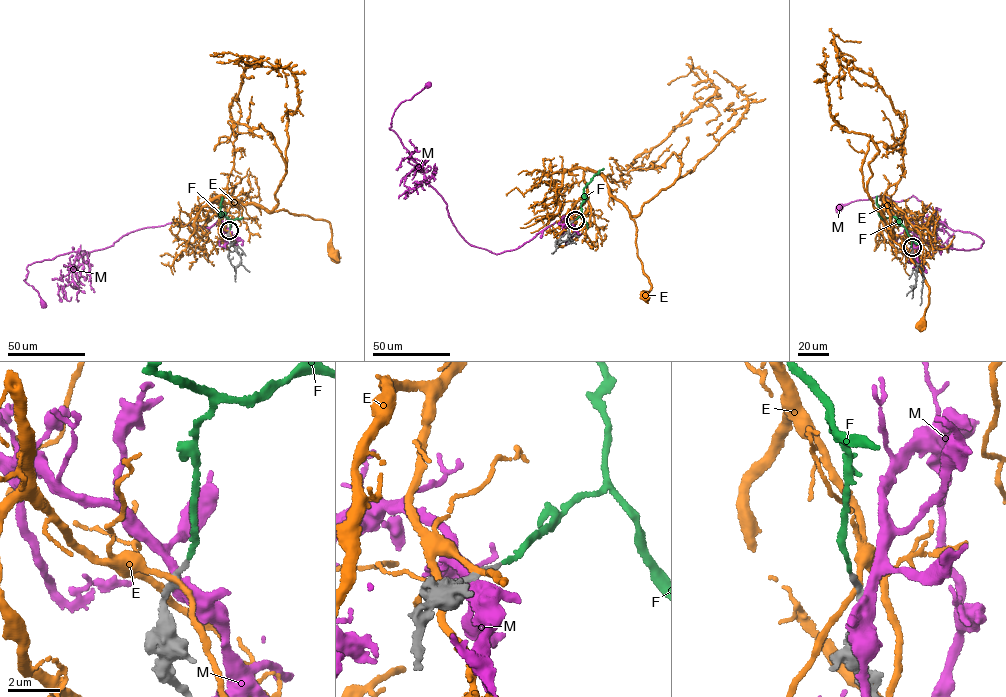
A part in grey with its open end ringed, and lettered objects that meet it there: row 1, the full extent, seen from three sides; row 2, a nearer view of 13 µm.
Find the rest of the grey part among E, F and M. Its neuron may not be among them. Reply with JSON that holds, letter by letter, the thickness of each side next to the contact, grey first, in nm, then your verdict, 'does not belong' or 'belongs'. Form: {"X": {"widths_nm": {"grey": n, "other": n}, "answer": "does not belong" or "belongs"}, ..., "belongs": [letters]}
{"E": {"widths_nm": {"grey": 260, "other": 200}, "answer": "does not belong"}, "F": {"widths_nm": {"grey": 180, "other": 150}, "answer": "belongs"}, "M": {"widths_nm": {"grey": 180, "other": 480}, "answer": "does not belong"}, "belongs": ["F"]}

